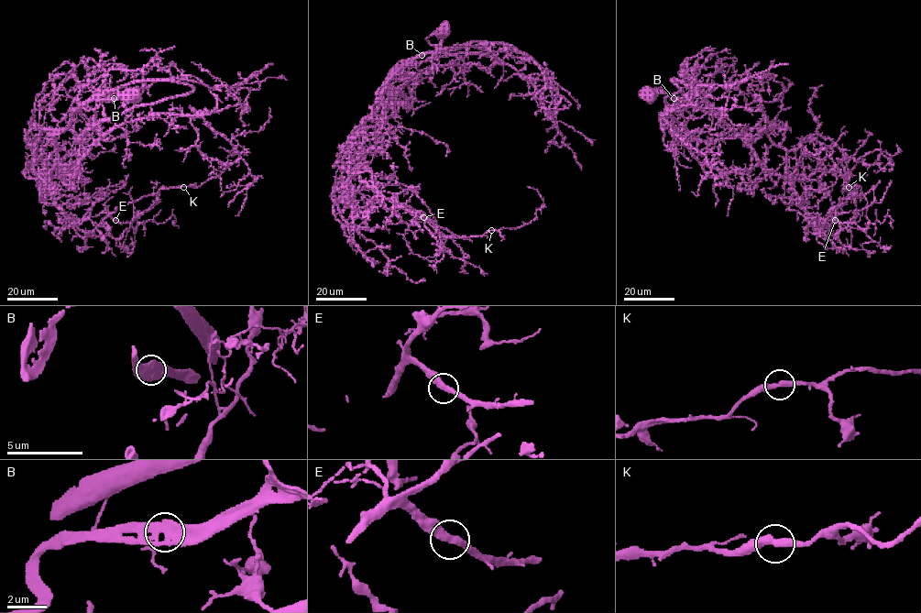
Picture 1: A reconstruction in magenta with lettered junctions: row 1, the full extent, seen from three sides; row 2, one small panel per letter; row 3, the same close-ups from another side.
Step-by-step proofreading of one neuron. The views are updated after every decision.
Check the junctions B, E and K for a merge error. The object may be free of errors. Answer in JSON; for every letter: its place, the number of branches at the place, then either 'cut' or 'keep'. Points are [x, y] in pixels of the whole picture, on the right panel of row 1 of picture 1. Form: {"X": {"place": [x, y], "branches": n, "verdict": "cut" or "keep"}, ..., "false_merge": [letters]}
{"B": {"place": [674, 98], "branches": 2, "verdict": "keep"}, "E": {"place": [835, 220], "branches": 2, "verdict": "keep"}, "K": {"place": [849, 187], "branches": 2, "verdict": "keep"}, "false_merge": []}

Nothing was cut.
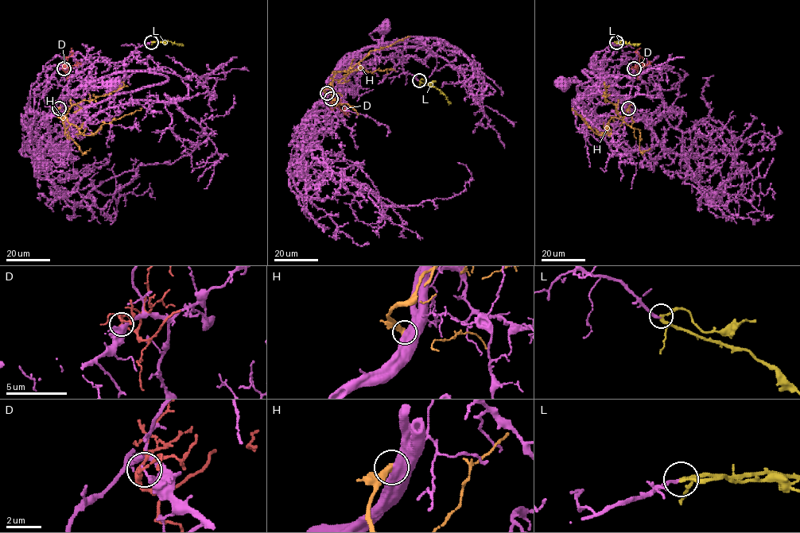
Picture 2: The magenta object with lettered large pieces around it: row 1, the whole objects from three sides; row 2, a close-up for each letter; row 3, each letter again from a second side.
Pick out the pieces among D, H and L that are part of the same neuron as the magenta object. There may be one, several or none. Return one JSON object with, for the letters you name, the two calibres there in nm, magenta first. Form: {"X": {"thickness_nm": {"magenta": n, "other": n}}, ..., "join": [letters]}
{"join": []}

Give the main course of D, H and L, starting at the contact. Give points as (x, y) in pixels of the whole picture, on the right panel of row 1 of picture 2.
D: (634, 68), (637, 68), (640, 57), (635, 52), (641, 48)
H: (628, 107), (621, 119), (613, 117), (607, 125), (606, 132), (600, 135), (572, 107)
L: (616, 41), (640, 44)

